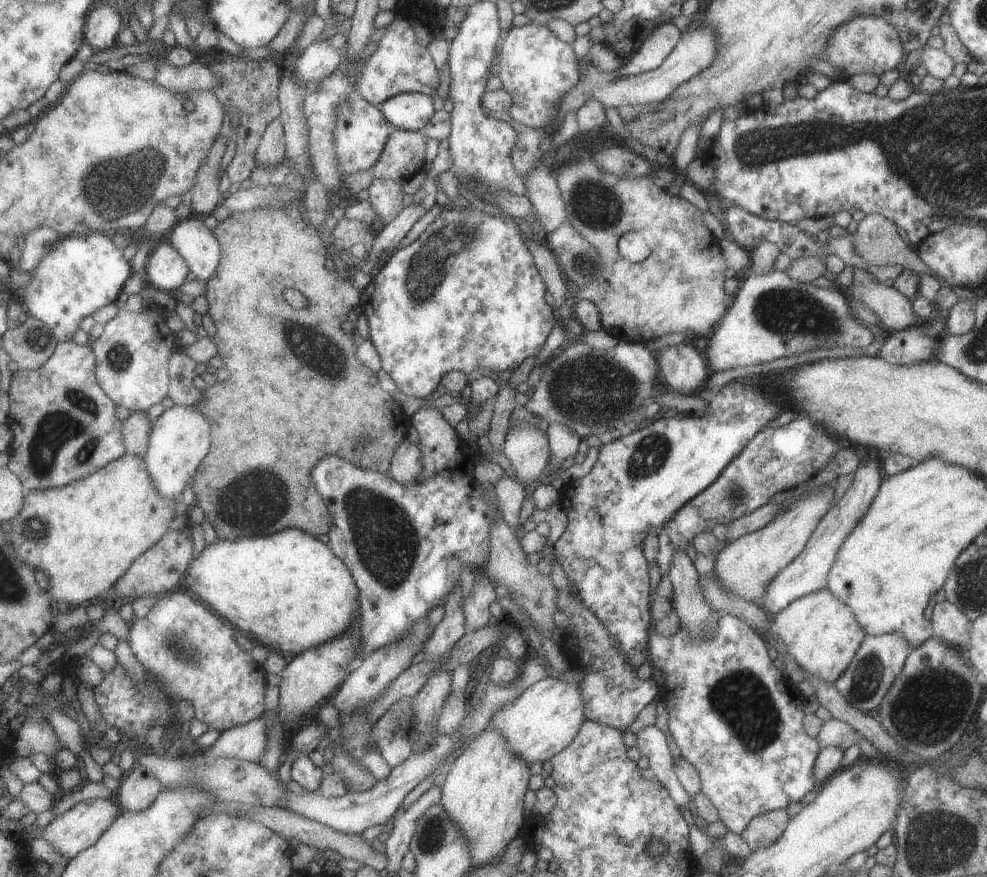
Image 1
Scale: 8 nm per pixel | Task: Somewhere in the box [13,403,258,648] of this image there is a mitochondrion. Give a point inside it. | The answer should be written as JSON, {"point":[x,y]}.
{"point":[39,527]}

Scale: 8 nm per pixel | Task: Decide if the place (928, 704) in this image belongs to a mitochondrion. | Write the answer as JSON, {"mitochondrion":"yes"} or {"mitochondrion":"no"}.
{"mitochondrion":"yes"}

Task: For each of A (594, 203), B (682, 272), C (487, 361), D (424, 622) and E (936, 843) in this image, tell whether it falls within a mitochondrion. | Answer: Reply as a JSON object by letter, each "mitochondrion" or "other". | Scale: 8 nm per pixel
{"A":"mitochondrion","B":"other","C":"other","D":"other","E":"mitochondrion"}

